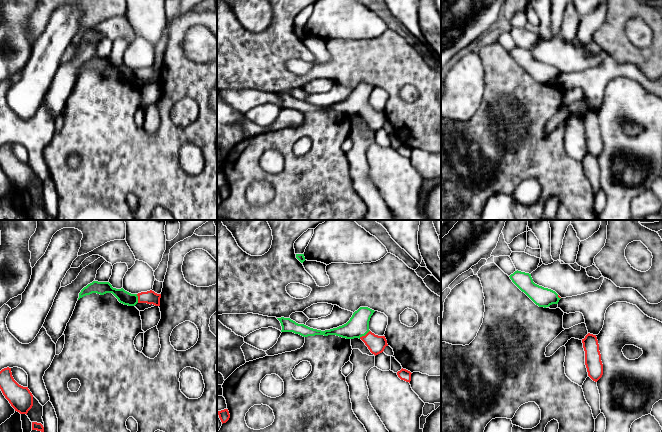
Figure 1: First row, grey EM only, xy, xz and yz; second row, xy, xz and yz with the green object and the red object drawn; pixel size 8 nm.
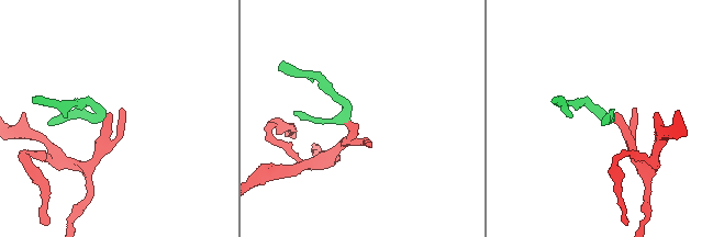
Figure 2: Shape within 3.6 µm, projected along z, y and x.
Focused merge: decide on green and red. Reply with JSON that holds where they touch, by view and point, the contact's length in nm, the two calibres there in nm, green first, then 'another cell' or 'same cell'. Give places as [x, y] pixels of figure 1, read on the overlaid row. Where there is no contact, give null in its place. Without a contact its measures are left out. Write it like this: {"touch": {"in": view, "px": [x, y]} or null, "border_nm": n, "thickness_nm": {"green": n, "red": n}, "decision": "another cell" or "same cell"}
{"touch": {"in": "xz", "px": [364, 335]}, "border_nm": 110, "thickness_nm": {"green": 170, "red": 150}, "decision": "same cell"}

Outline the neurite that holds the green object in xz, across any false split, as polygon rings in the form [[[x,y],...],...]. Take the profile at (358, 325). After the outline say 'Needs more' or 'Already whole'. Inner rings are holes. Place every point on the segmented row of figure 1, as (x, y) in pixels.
[[[360,307],[355,311],[350,320],[337,328],[330,330],[317,330],[304,324],[298,324],[290,318],[277,318],[282,326],[281,332],[293,332],[303,337],[315,335],[336,335],[346,339],[361,339],[375,356],[382,353],[387,344],[385,336],[378,336],[369,330],[369,321],[375,311],[368,307]]]. Needs more

